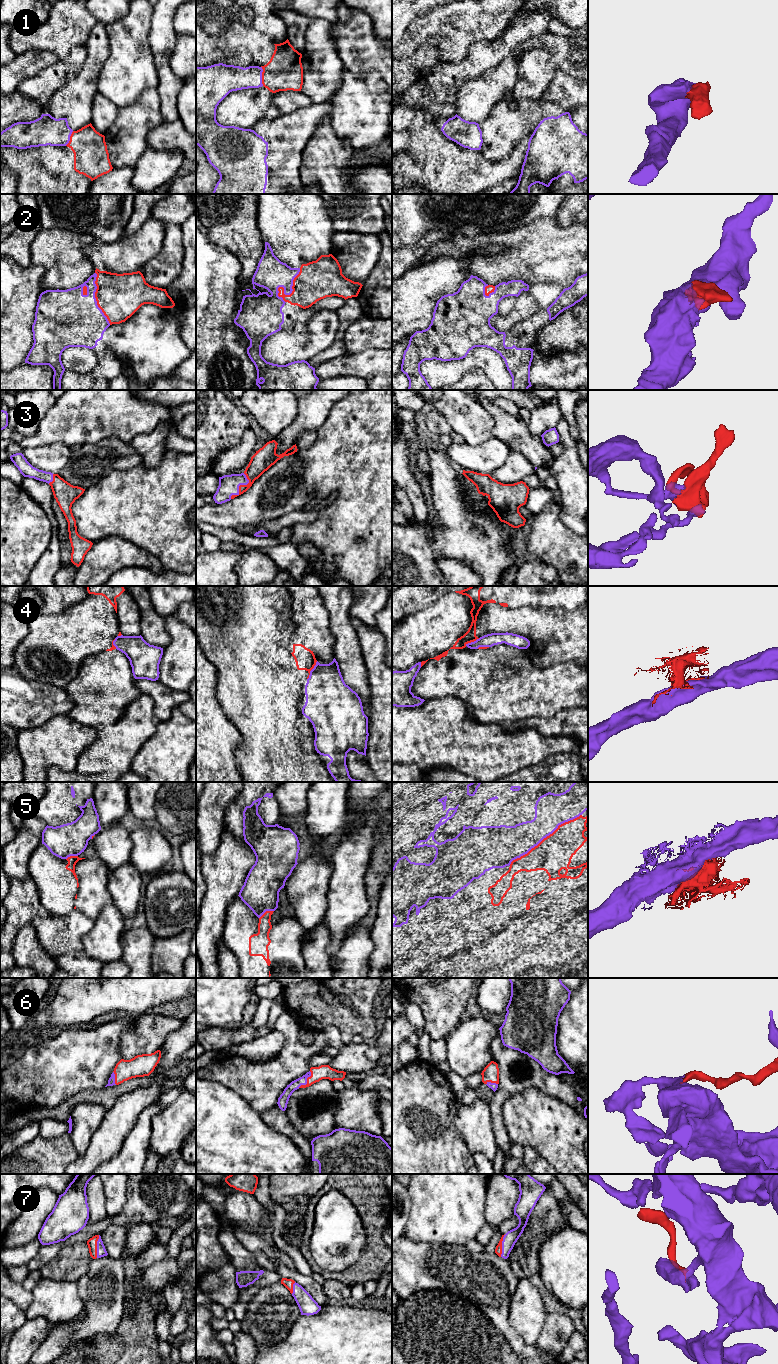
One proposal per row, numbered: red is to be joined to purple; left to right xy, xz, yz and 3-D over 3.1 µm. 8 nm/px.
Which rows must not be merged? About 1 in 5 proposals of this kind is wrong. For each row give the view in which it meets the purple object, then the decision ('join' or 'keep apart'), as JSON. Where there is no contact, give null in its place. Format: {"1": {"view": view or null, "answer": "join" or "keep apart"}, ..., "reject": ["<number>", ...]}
{"1": {"view": "xz", "answer": "join"}, "2": {"view": "xz", "answer": "join"}, "3": {"view": "xz", "answer": "join"}, "4": {"view": "xz", "answer": "keep apart"}, "5": {"view": "yz", "answer": "join"}, "6": {"view": "xz", "answer": "join"}, "7": {"view": "xy", "answer": "join"}, "reject": ["4"]}

